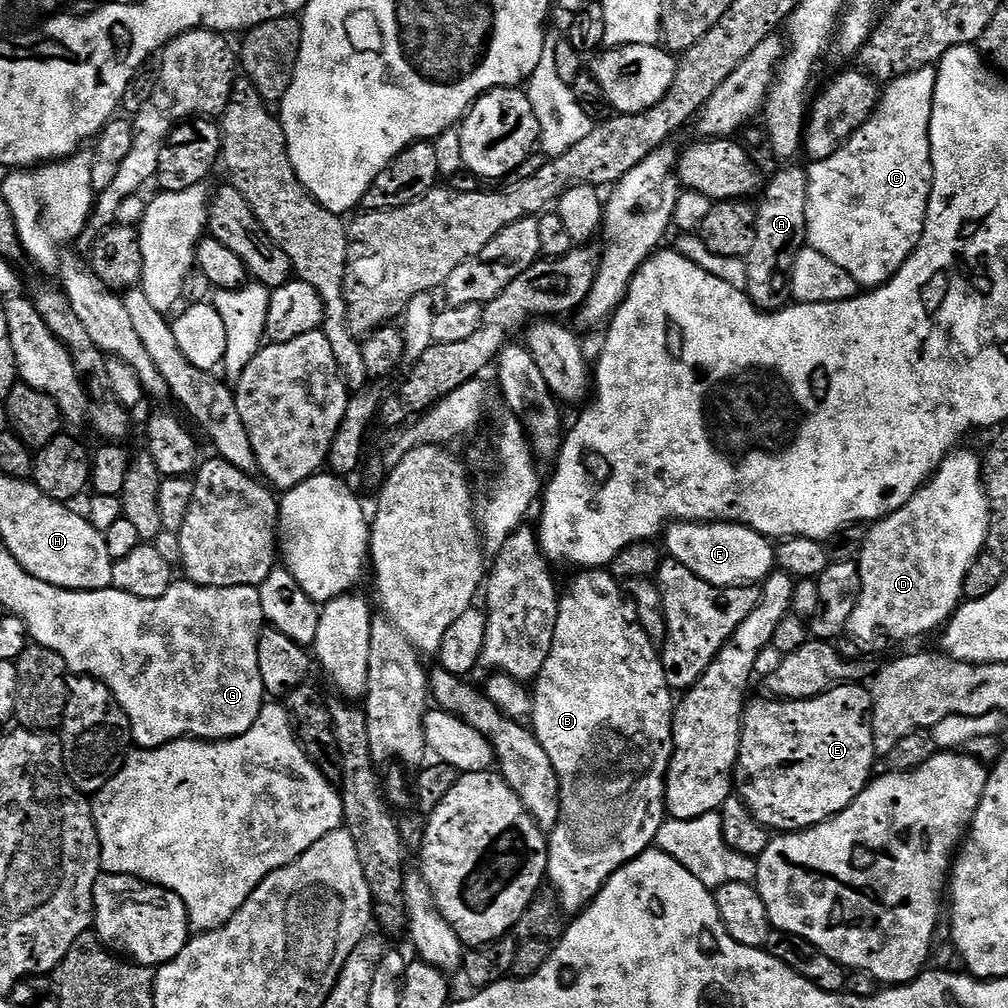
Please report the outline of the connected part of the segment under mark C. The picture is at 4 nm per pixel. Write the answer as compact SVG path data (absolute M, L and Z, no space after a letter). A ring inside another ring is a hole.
M935 67L897 76L883 89L872 117L830 158L807 165L807 247L813 248L871 290L889 280L910 258L924 233L924 219L932 189L930 114L936 85Z

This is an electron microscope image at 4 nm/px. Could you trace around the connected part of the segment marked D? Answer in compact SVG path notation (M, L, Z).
M953 450L932 473L930 479L912 495L910 502L873 523L867 529L864 548L858 563L862 590L854 614L850 614L846 632L856 640L868 640L876 631L885 632L896 640L924 636L943 629L952 613L965 599L964 583L974 562L984 550L992 510L988 507L988 493L984 490L982 460L972 452Z

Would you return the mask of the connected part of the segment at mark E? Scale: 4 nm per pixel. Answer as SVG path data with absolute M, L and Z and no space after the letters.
M840 682L835 686L829 687L827 692L820 696L815 696L809 700L777 700L775 698L763 698L747 705L744 710L744 722L740 730L740 753L736 759L736 771L734 773L734 788L741 800L747 804L752 816L758 823L764 825L769 830L775 830L780 834L798 832L805 828L813 828L816 824L821 824L823 820L830 820L837 816L873 779L874 771L872 767L878 761L878 753L874 746L872 737L872 693L867 687L861 686L856 682Z

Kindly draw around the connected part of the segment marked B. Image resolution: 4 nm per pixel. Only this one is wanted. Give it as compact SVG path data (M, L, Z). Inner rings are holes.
M584 570L572 580L572 585L568 588L568 593L565 591L560 598L560 613L558 614L558 622L554 626L554 642L550 646L550 658L546 658L546 666L542 666L540 675L536 677L534 681L534 695L533 700L533 712L530 717L530 728L536 735L536 740L539 742L546 754L550 756L550 761L553 763L554 770L557 771L557 776L560 779L560 820L554 825L548 836L548 875L547 879L552 880L552 884L556 887L556 892L560 895L558 904L565 913L572 912L571 914L579 913L581 910L588 907L592 903L592 899L600 893L604 888L604 883L607 882L610 877L622 866L626 866L632 860L636 860L643 852L649 851L656 843L656 835L658 830L664 824L666 819L666 805L664 803L664 795L666 794L666 786L664 781L668 778L668 767L670 766L670 758L672 757L672 717L674 715L674 692L673 689L668 687L666 682L666 674L664 673L664 667L660 661L661 653L658 651L657 645L653 644L652 640L642 630L640 625L640 619L636 613L636 607L632 605L631 600L628 599L625 589L622 584L619 584L614 577L611 576L611 571L608 570Z

